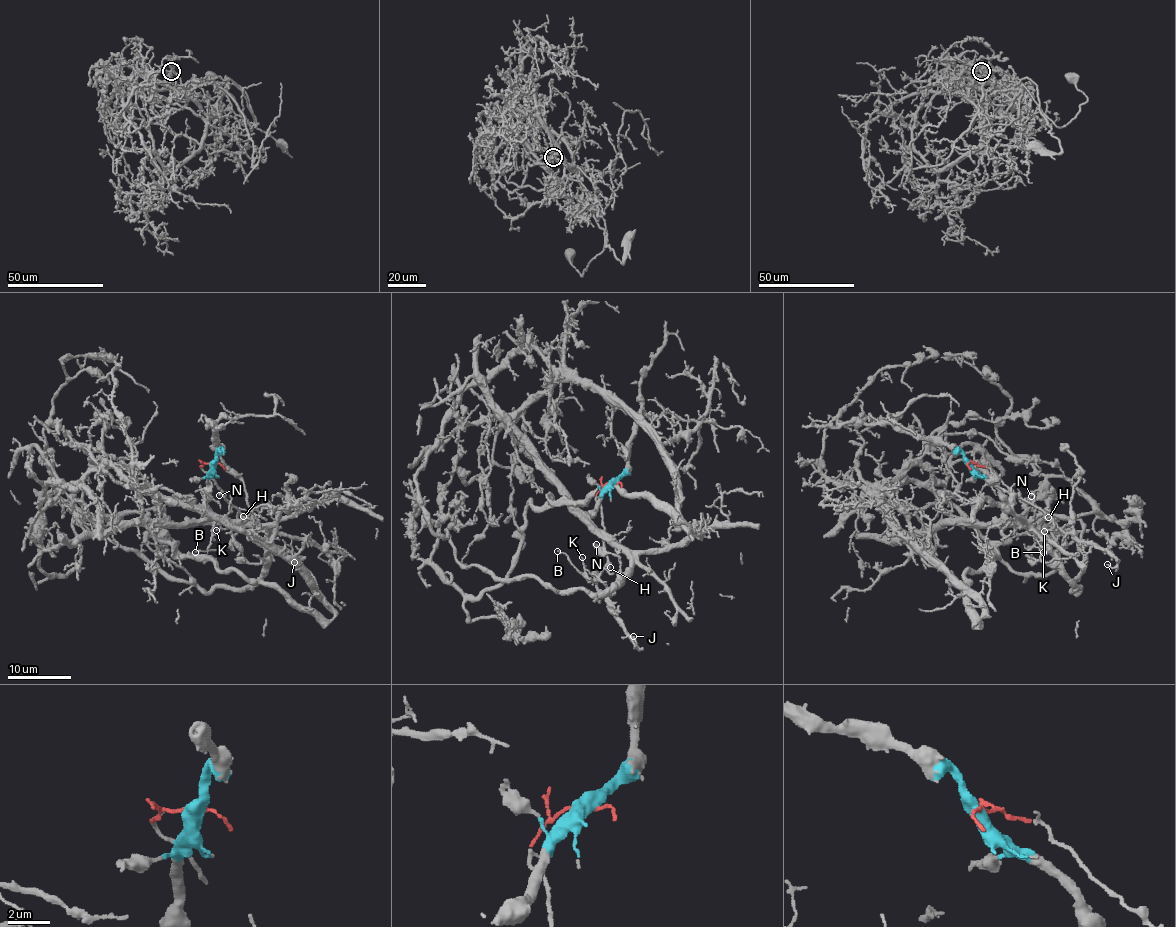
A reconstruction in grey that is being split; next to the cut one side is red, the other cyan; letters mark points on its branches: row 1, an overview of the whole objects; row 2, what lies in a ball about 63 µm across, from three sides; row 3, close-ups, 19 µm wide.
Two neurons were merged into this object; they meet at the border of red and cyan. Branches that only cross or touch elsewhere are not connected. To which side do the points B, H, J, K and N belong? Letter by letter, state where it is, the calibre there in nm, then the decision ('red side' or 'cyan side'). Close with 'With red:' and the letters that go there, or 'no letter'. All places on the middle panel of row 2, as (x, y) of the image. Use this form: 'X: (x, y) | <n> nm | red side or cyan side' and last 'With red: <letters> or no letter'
B: (557, 551) | 110 nm | red side
H: (610, 567) | 150 nm | red side
J: (633, 636) | 120 nm | red side
K: (582, 557) | 90 nm | red side
N: (596, 544) | 160 nm | red side
With red: B, H, J, K, N

